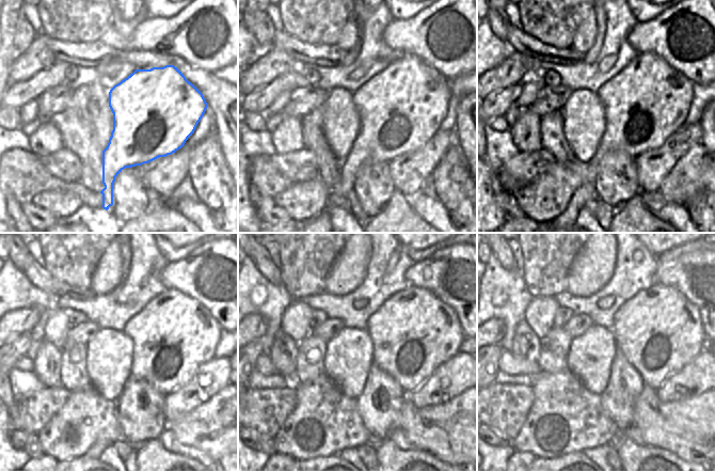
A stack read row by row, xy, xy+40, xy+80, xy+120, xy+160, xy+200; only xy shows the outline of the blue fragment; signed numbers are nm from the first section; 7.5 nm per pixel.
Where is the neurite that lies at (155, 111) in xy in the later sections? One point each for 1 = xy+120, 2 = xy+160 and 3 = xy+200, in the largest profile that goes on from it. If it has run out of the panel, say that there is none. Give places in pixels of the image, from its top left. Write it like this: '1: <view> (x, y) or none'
1: xy+120 (172, 335)
2: xy+160 (413, 332)
3: xy+200 (658, 331)

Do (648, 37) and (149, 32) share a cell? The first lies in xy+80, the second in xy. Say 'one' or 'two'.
one

